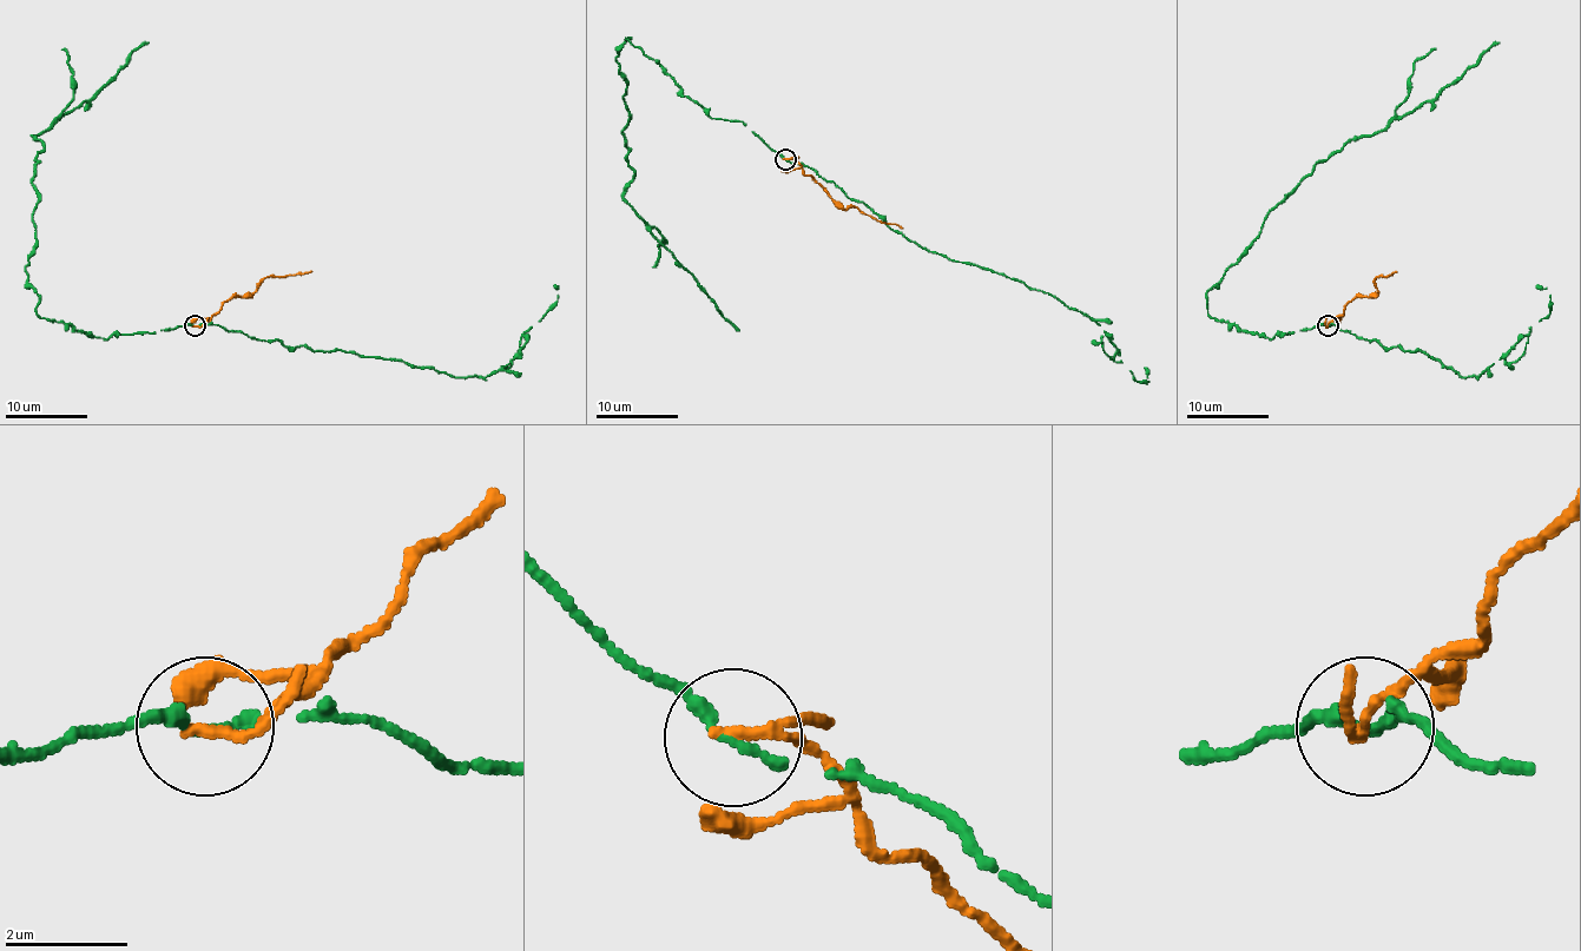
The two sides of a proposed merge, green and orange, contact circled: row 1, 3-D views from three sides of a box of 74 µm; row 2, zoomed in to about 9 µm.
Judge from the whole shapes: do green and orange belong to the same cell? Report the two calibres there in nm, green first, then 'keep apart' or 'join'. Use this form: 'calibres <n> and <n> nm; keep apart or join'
calibres 240 and 130 nm; keep apart

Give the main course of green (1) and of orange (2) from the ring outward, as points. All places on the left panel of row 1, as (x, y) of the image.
1: (196, 325), (77, 332), (35, 311), (25, 269), (44, 145), (33, 137), (149, 43)
2: (196, 325), (204, 324), (228, 299), (249, 297), (268, 277), (313, 270)

